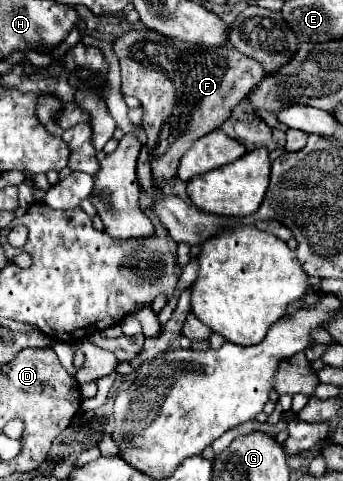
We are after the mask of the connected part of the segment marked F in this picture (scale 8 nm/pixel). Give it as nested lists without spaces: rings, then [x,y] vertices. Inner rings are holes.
[[[130,29],[112,45],[122,69],[122,93],[138,97],[144,107],[142,127],[148,135],[148,153],[154,183],[178,171],[182,155],[192,143],[218,129],[232,109],[264,77],[264,65],[240,55],[234,47],[186,43],[152,29]]]

